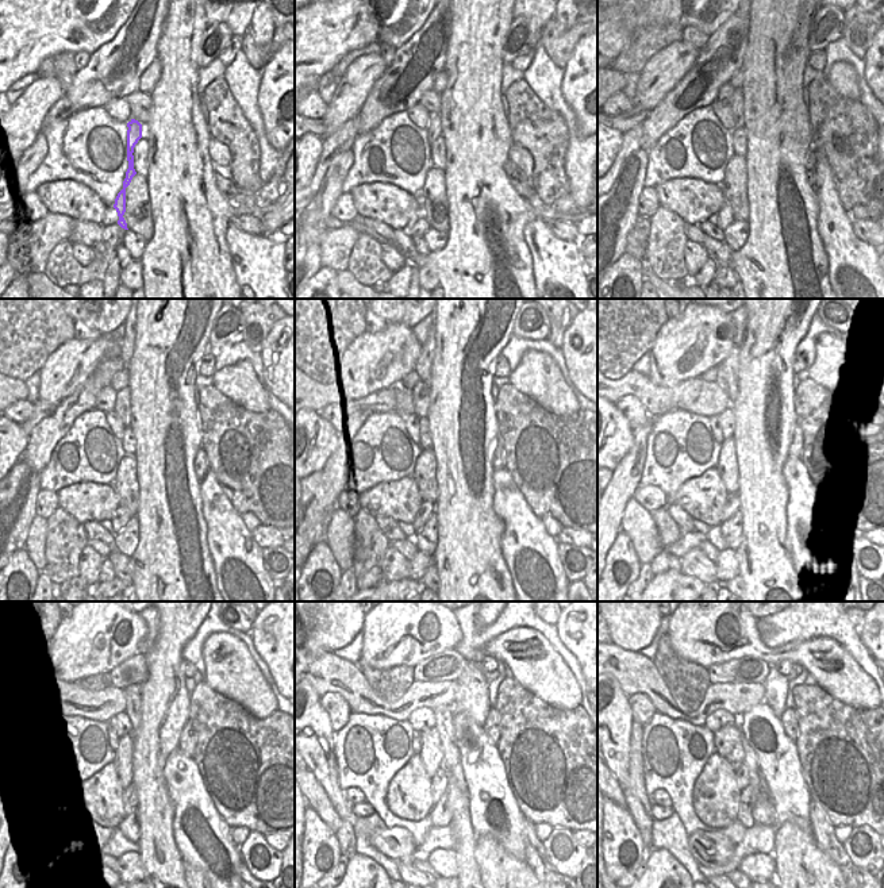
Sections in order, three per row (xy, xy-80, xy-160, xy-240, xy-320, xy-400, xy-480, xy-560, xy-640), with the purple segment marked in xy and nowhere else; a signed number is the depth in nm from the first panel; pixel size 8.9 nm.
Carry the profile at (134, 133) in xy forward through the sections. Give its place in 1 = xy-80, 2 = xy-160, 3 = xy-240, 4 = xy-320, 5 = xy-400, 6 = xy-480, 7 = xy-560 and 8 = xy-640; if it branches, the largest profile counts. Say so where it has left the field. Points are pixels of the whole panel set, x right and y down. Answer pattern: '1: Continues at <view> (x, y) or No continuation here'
1: Continues at xy-80 (434, 131)
2: Continues at xy-160 (737, 100)
3: Continues at xy-240 (123, 398)
4: Continues at xy-320 (421, 392)
5: Continues at xy-400 (721, 381)
6: Continues at xy-480 (133, 671)
7: Continues at xy-560 (448, 665)
8: Continues at xy-640 (745, 669).

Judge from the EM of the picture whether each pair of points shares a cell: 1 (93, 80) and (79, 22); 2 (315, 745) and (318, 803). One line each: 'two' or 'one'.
1: two
2: two

